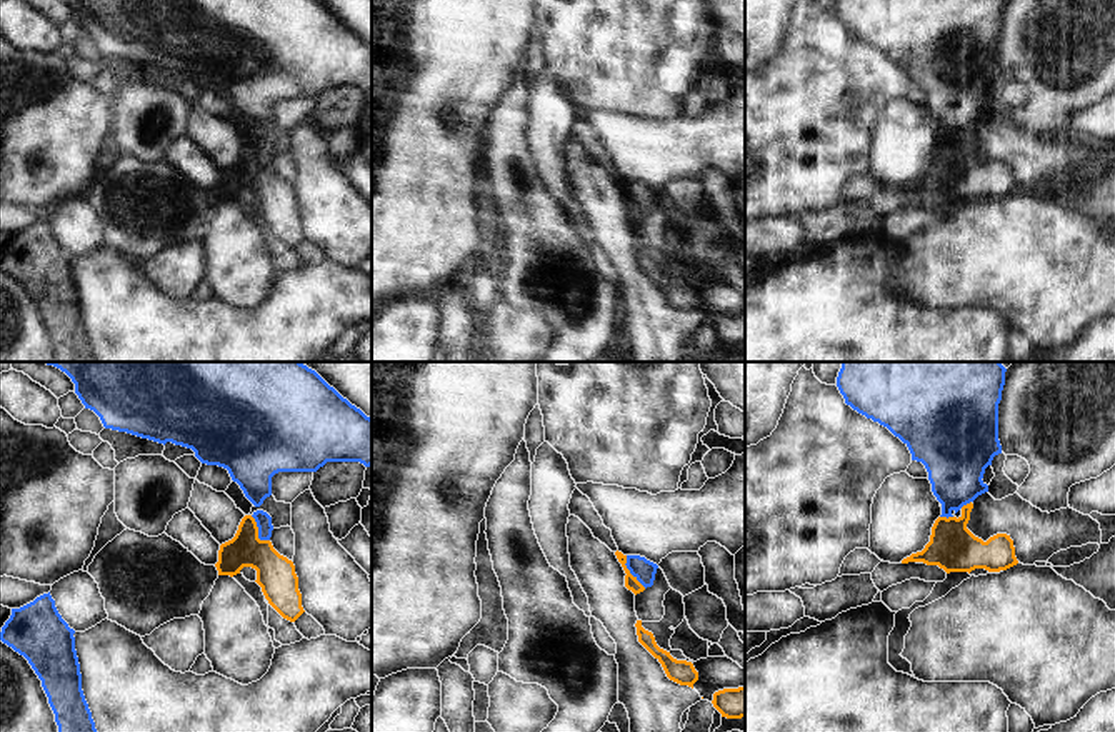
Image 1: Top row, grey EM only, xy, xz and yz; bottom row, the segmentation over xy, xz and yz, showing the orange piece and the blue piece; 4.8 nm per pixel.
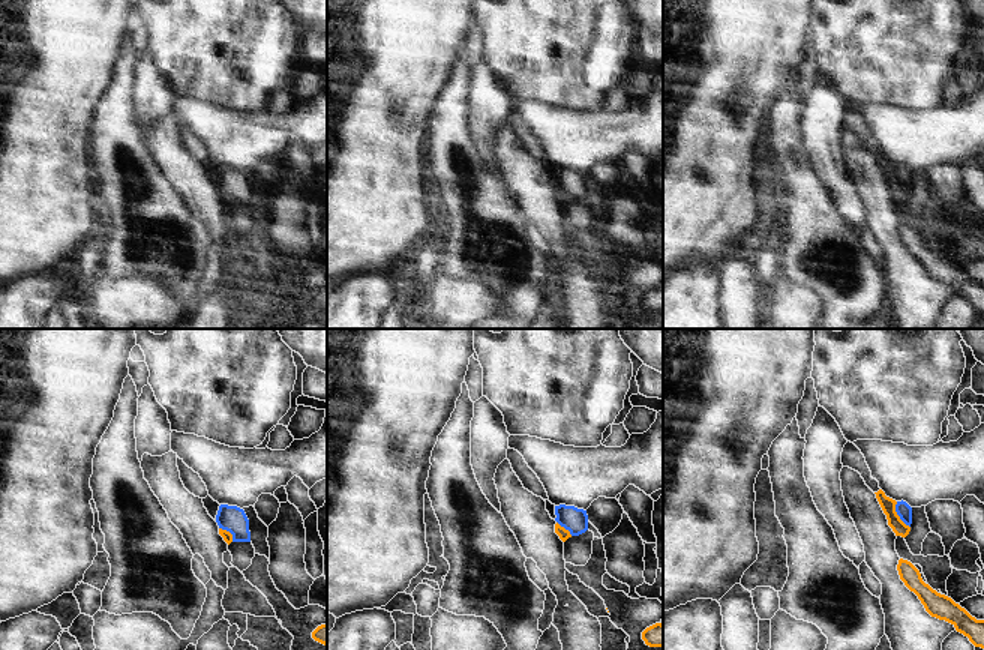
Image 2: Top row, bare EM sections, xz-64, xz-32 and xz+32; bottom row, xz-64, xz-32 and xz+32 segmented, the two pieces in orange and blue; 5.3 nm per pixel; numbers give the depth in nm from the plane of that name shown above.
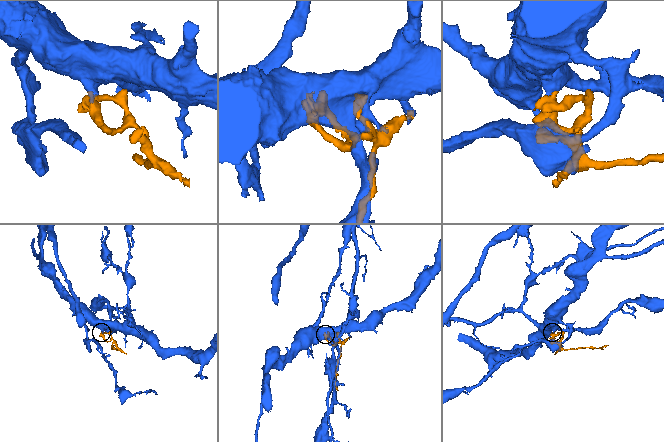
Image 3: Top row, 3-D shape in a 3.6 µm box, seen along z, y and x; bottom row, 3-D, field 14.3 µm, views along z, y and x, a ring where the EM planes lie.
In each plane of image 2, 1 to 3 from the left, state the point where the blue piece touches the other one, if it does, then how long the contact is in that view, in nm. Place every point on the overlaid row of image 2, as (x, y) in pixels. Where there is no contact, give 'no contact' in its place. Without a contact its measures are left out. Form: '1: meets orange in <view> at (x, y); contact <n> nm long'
1: meets orange in xz-64 at (228, 532); contact 110 nm long
2: meets orange in xz-32 at (563, 527); contact 120 nm long
3: meets orange in xz+32 at (897, 515); contact 160 nm long

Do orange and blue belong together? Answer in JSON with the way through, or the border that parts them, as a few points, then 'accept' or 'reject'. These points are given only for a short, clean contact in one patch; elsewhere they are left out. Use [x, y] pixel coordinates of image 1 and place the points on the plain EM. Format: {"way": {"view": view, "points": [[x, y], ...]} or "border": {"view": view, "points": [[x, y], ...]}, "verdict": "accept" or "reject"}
{"border": {"view": "xz", "points": [[625, 182], [625, 192], [645, 214]]}, "verdict": "reject"}

